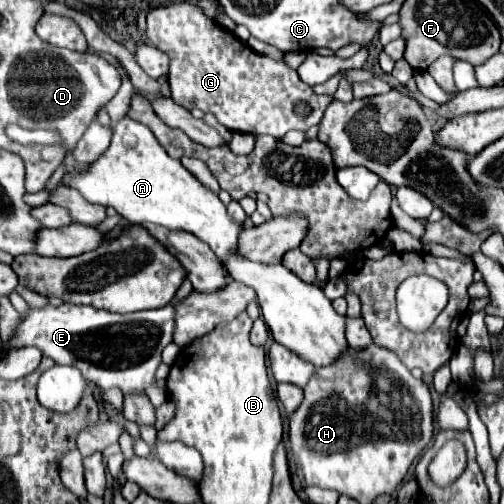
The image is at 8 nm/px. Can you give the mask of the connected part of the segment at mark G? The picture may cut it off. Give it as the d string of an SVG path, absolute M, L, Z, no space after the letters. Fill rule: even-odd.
M173 1L173 3L167 3L167 5L159 5L159 7L155 7L155 9L151 9L149 13L147 13L147 37L149 37L149 41L157 47L157 49L161 49L161 51L165 51L167 55L169 55L169 59L171 59L171 65L169 65L169 87L171 87L171 99L177 103L177 105L183 105L185 109L193 109L199 108L203 113L213 113L215 117L217 117L217 121L221 123L221 125L225 125L229 131L239 131L239 133L251 133L251 135L273 135L273 137L277 137L277 139L281 139L287 131L291 131L291 129L299 129L299 131L307 131L309 127L313 127L313 125L317 125L319 121L321 121L321 117L323 117L323 111L325 111L325 107L331 103L331 99L333 97L327 97L327 95L315 95L315 99L313 99L313 89L309 87L309 85L305 85L299 77L297 77L297 71L293 71L293 69L289 69L289 67L285 67L285 63L283 61L273 61L273 59L269 59L269 57L263 57L263 55L257 55L251 47L247 47L247 43L243 43L241 39L237 39L233 33L229 33L225 27L221 27L217 21L213 21L213 19L209 19L209 17L205 17L203 15L203 11L197 7L197 5L193 5L193 3L187 3L187 1ZM299 105L303 105L303 107L307 107L309 111L307 113L297 113L297 107Z

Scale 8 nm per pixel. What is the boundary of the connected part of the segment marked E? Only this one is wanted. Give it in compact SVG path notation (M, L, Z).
M45 305L29 307L21 325L9 341L9 349L35 345L43 355L55 359L59 365L73 365L81 371L85 381L95 383L101 389L119 387L127 391L143 391L153 383L155 369L161 363L161 351L173 341L175 309L165 305L153 311L135 313L111 313L89 305Z

